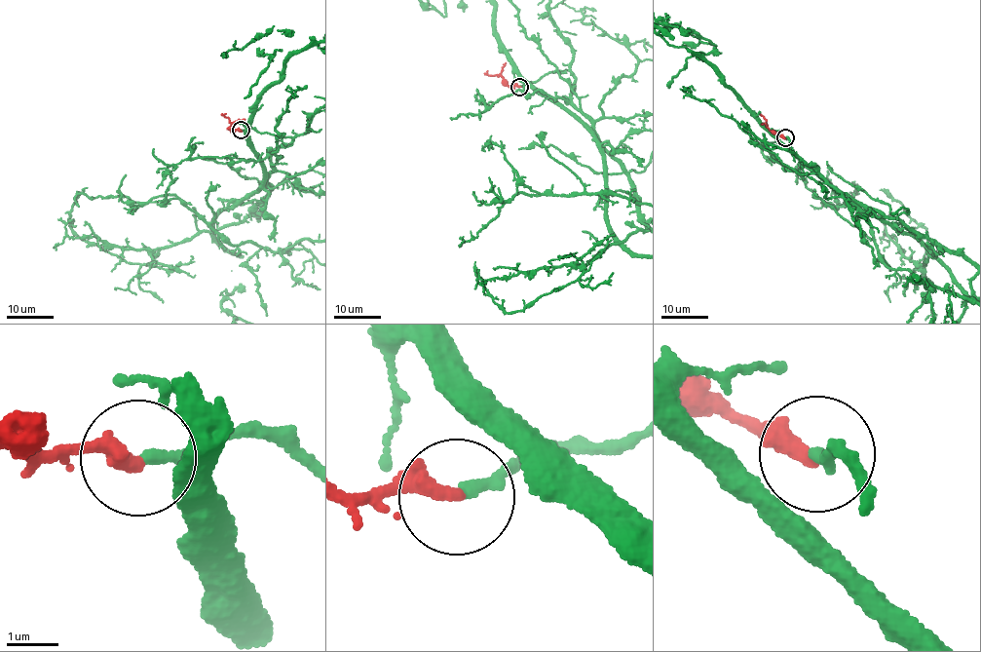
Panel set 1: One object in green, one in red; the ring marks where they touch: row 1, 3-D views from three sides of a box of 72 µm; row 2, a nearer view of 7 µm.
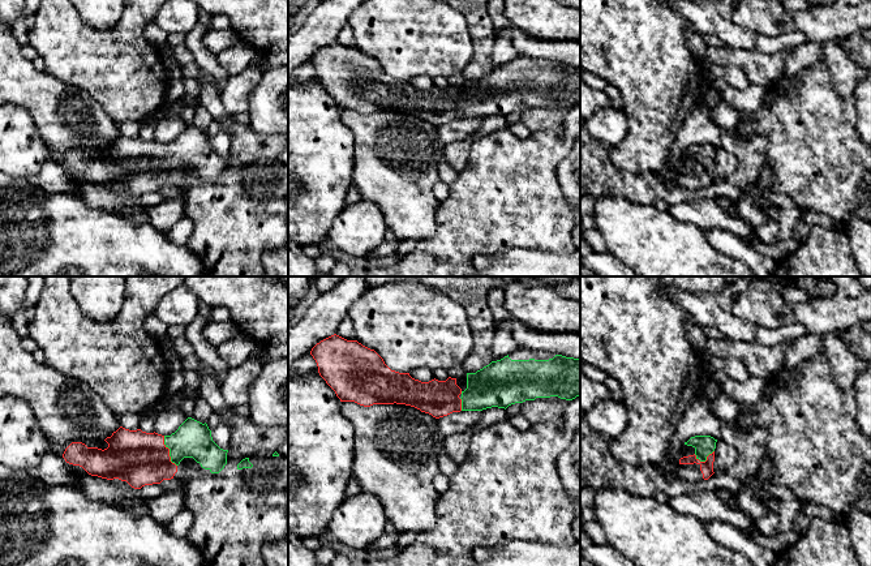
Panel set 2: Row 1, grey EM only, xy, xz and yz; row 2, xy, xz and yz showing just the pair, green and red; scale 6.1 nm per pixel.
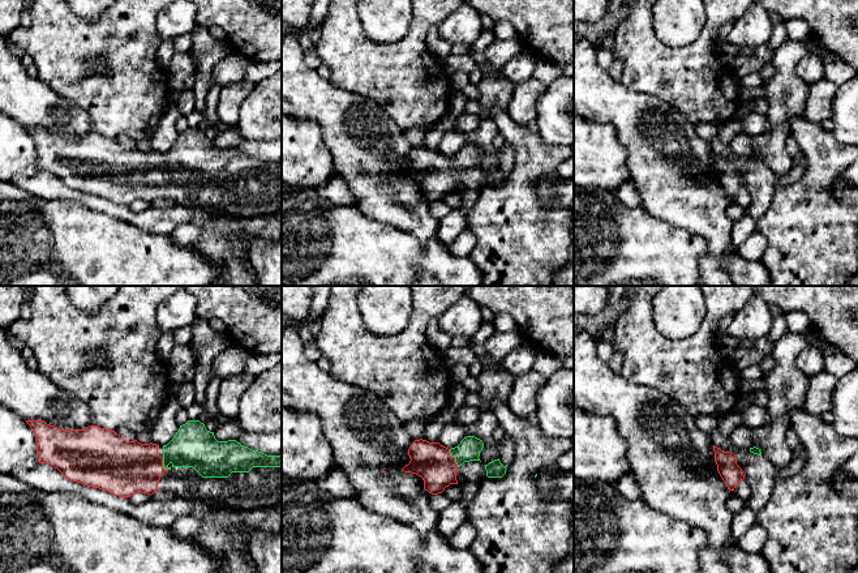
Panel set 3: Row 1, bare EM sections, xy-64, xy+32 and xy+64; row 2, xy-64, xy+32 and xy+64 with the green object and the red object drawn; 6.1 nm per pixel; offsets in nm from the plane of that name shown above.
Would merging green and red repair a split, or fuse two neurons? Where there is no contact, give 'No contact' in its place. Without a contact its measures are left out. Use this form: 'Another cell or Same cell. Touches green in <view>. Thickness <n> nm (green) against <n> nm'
Same cell. Touches green in xy. Thickness 220 nm (green) against 320 nm

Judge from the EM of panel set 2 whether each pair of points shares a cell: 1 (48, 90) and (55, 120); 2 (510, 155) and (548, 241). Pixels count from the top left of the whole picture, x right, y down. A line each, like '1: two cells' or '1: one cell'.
1: one cell
2: one cell

